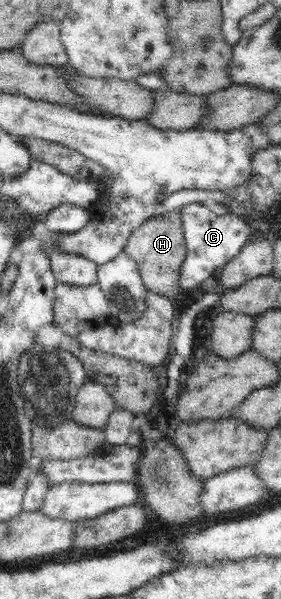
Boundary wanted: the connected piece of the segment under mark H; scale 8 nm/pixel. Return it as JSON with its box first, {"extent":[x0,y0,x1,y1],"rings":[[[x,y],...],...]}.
{"extent":[124,211,187,295],"rings":[[[171,211],[147,219],[138,229],[127,238],[124,253],[134,260],[139,275],[148,291],[164,295],[179,293],[179,271],[185,260],[187,249],[182,231],[180,211]]]}

